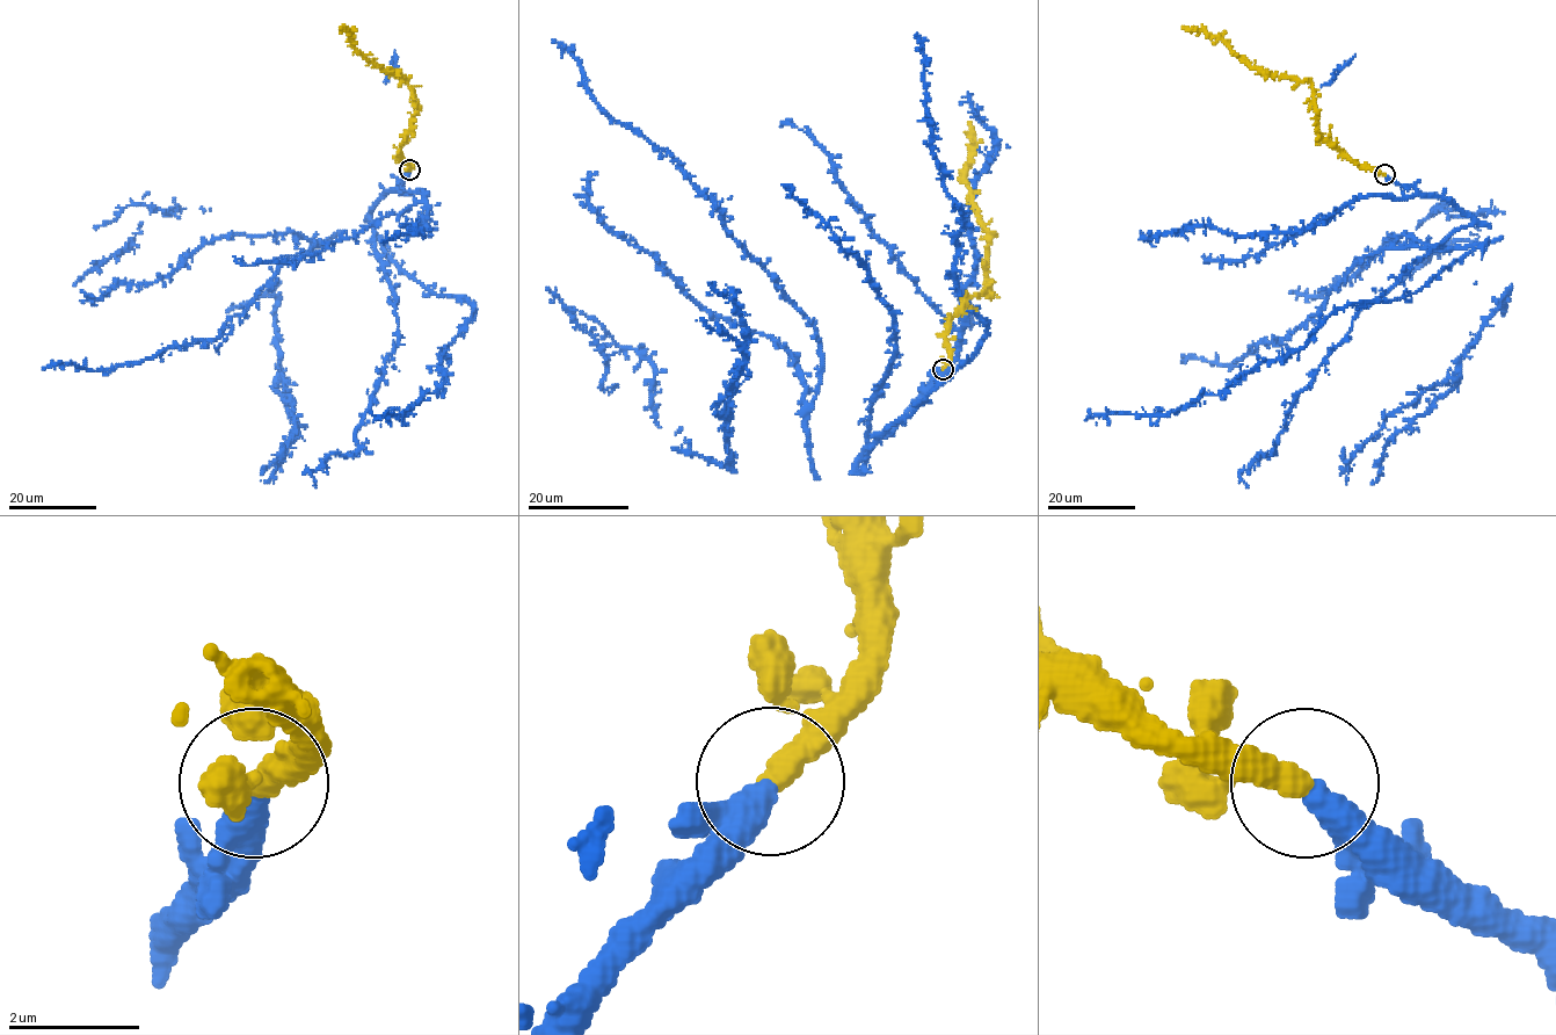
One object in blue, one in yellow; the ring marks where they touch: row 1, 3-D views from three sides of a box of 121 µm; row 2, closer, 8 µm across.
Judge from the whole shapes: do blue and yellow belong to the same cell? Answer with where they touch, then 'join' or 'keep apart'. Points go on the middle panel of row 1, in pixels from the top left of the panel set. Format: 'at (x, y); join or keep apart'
at (943, 369); join

